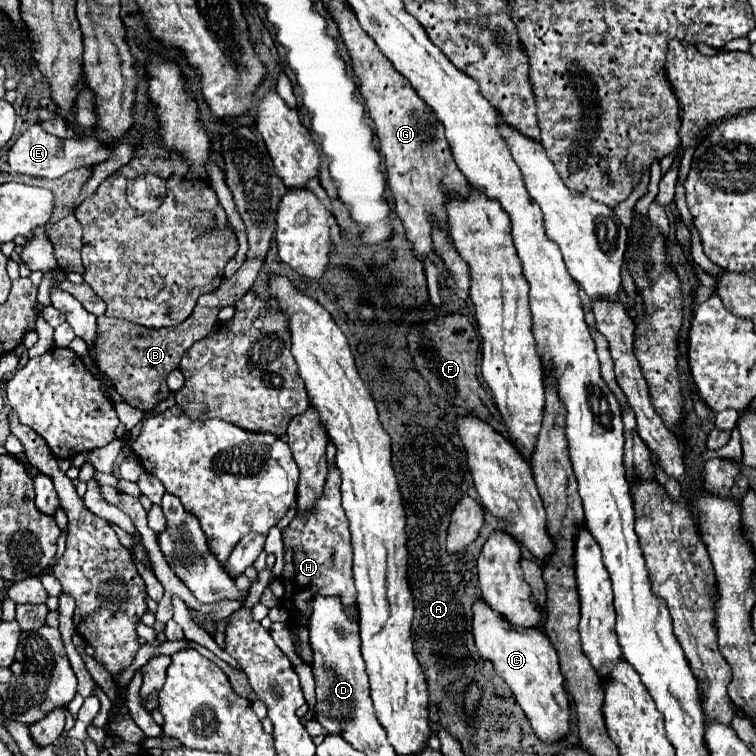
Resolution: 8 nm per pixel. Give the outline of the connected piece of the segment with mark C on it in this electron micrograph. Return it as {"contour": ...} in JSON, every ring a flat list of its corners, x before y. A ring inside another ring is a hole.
{"contour":[[478,599,472,605,472,615,472,631,480,655,486,657,494,665,494,671,506,681,518,705,530,719,534,733,542,741,560,739,568,731,570,707,568,695,564,691,564,677,558,667,558,653,544,635,544,631,540,627,516,629,514,625,508,625,508,621,504,621,500,613,490,609,490,605,486,605,484,599]]}

